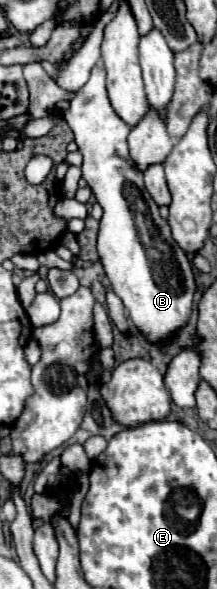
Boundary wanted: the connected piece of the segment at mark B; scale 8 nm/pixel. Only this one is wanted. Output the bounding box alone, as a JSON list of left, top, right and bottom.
[63,64,197,344]

